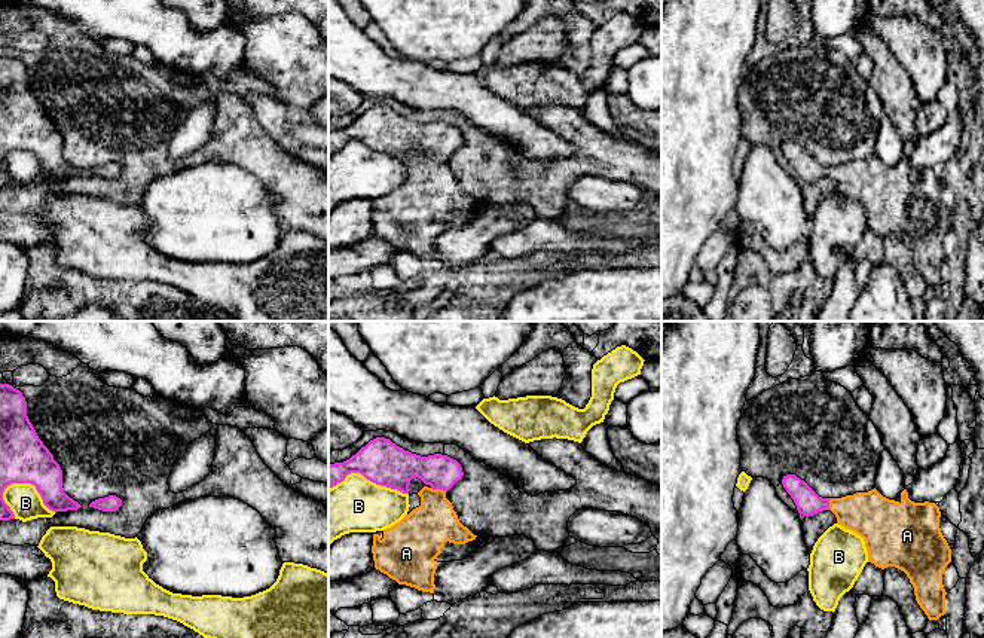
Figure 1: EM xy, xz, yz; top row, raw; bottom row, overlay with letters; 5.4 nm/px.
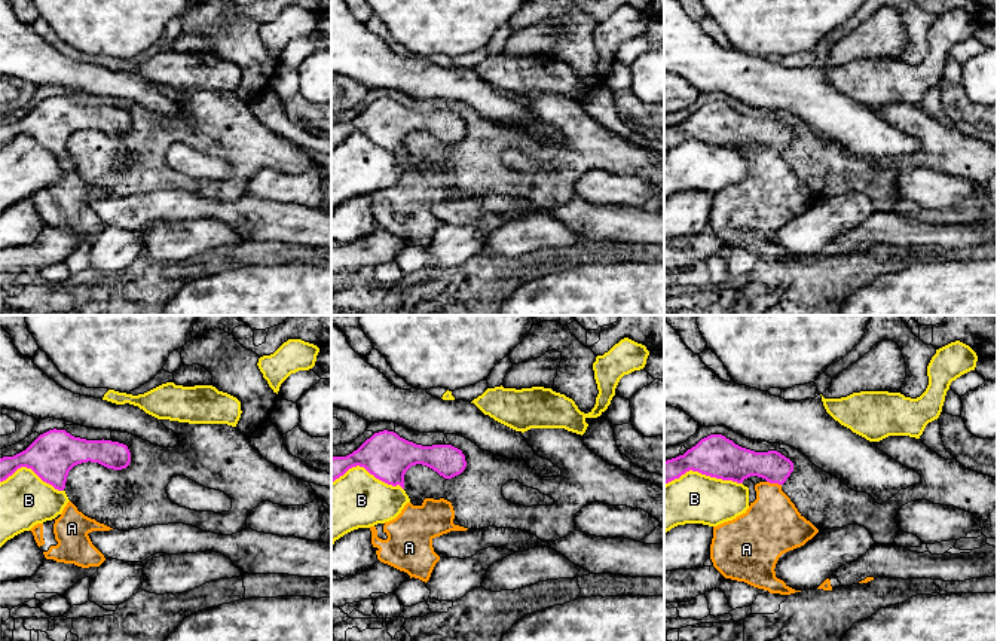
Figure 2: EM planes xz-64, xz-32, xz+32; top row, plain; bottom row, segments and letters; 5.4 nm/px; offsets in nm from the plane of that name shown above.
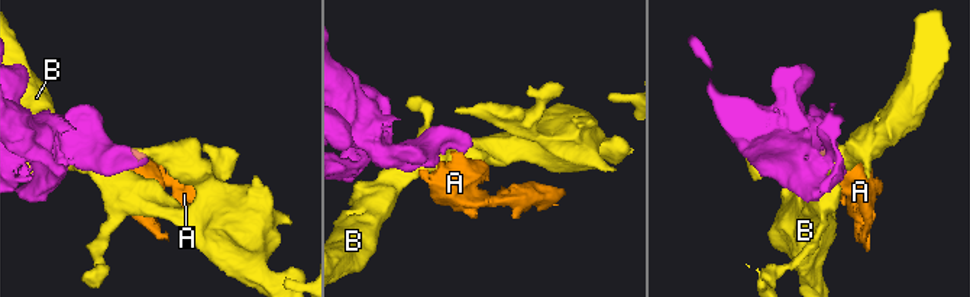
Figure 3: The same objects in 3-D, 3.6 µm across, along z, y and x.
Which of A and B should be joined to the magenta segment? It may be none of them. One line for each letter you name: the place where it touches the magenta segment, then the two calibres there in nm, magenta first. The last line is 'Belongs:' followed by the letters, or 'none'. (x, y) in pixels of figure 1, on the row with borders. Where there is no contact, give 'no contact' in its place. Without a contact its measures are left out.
A: meets magenta in xz at (439, 488); 190 nm thick on the magenta side, 260 nm on the other
Belongs: A

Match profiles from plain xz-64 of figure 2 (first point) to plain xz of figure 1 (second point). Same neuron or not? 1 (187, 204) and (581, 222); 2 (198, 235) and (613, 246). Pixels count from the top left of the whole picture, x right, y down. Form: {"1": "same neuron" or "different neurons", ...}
{"1": "same neuron", "2": "same neuron"}

